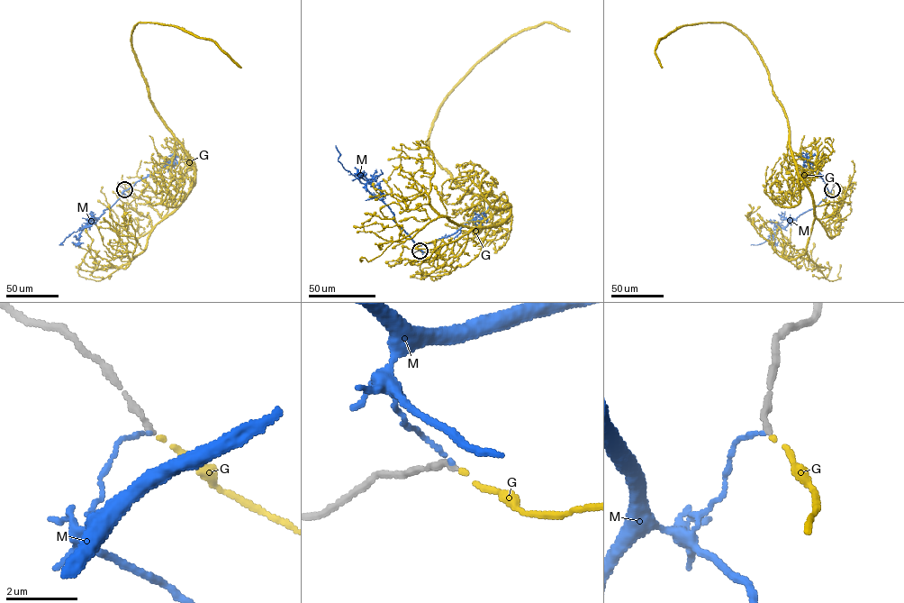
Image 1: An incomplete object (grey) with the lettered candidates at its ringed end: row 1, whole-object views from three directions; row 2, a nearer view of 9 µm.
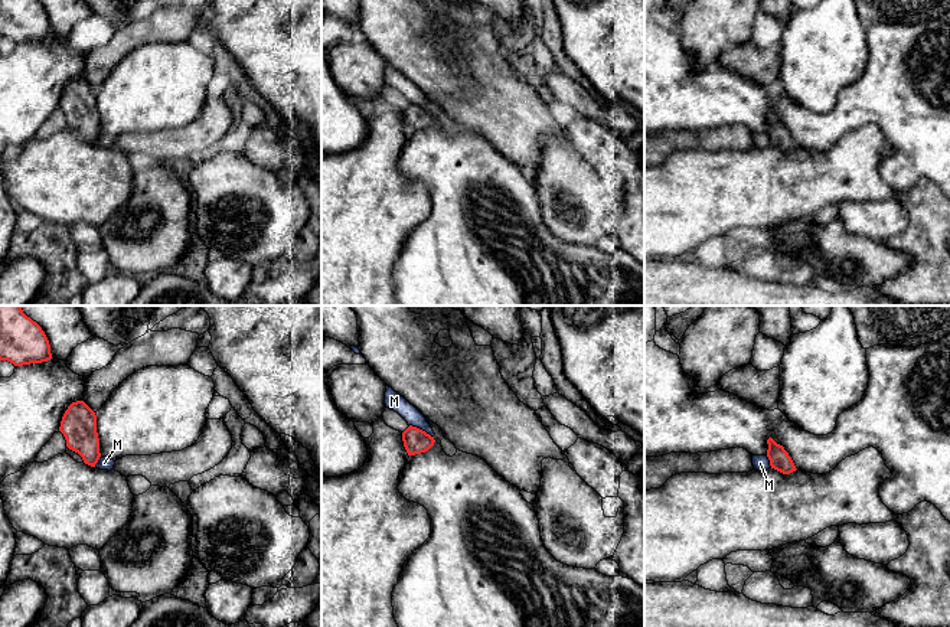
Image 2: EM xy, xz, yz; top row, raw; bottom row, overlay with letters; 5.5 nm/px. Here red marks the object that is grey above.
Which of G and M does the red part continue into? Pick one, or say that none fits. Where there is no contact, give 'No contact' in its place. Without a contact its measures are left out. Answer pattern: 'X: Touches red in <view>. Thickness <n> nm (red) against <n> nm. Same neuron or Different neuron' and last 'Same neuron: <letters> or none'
G: No contact. Same neuron
M: Touches red in xz. Thickness 140 nm (red) against 100 nm. Different neuron
Same neuron: G

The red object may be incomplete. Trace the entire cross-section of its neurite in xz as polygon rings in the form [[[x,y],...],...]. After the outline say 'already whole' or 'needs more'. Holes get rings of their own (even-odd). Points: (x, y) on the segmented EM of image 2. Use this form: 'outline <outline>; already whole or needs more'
outline [[[412,425],[402,432],[402,441],[408,455],[425,453],[435,443],[434,437]]]; already whole

